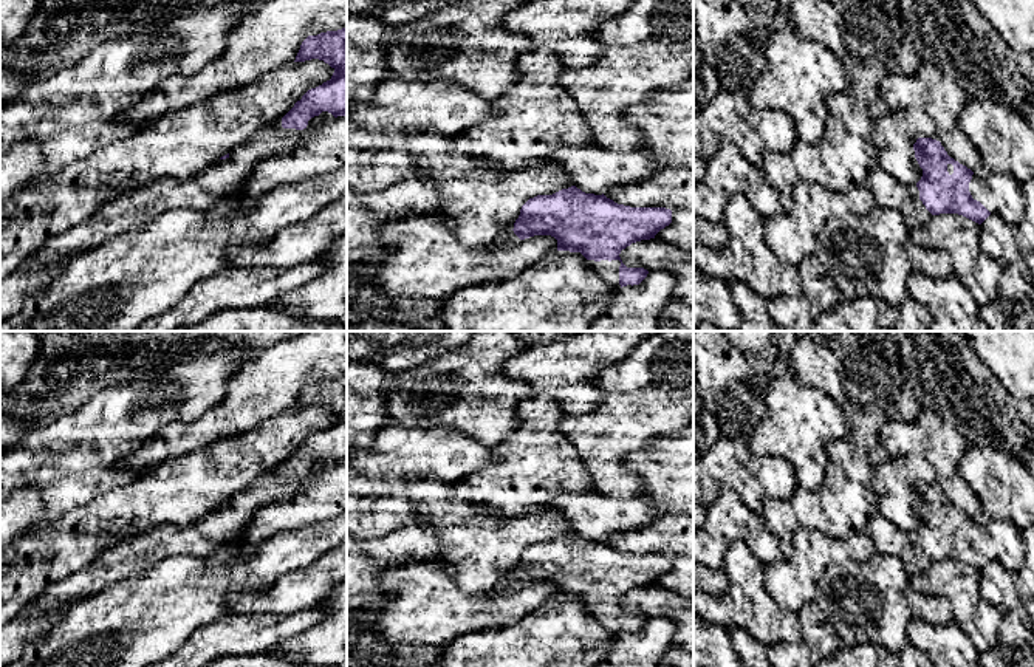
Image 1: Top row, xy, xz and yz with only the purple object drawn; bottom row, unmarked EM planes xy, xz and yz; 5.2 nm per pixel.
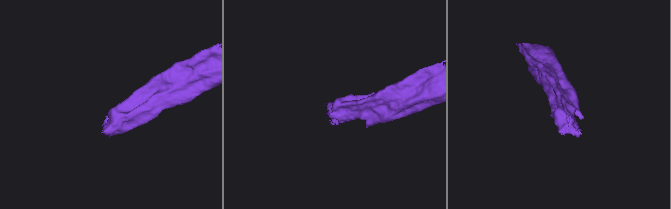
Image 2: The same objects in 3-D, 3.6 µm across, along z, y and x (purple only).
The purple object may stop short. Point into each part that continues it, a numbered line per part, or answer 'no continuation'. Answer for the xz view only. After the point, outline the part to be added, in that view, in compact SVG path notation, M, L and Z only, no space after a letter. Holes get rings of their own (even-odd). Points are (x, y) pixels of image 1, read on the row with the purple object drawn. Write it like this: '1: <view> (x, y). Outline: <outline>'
1: xz (506, 232). Outline: M505 224L503 229L498 232L498 235L503 237L503 243L505 245L517 245L523 240L520 240L515 234L514 234L514 224Z
2: xz (609, 271). Outline: M587 260L587 265L610 286L616 288L618 291L621 289L619 285L619 260Z

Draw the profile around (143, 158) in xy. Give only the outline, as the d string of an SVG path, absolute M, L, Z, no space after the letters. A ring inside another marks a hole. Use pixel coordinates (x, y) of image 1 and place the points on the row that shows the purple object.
M319 59L271 70L248 84L159 115L139 133L70 164L54 175L56 181L65 187L73 186L80 175L96 175L104 186L125 193L161 178L189 178L245 144L265 124L283 118L308 90L330 80L333 73L334 68Z

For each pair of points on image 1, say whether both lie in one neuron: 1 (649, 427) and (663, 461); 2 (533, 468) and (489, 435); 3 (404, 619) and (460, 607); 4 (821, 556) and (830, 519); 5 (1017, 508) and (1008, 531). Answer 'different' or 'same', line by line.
1: different
2: different
3: same
4: different
5: different

